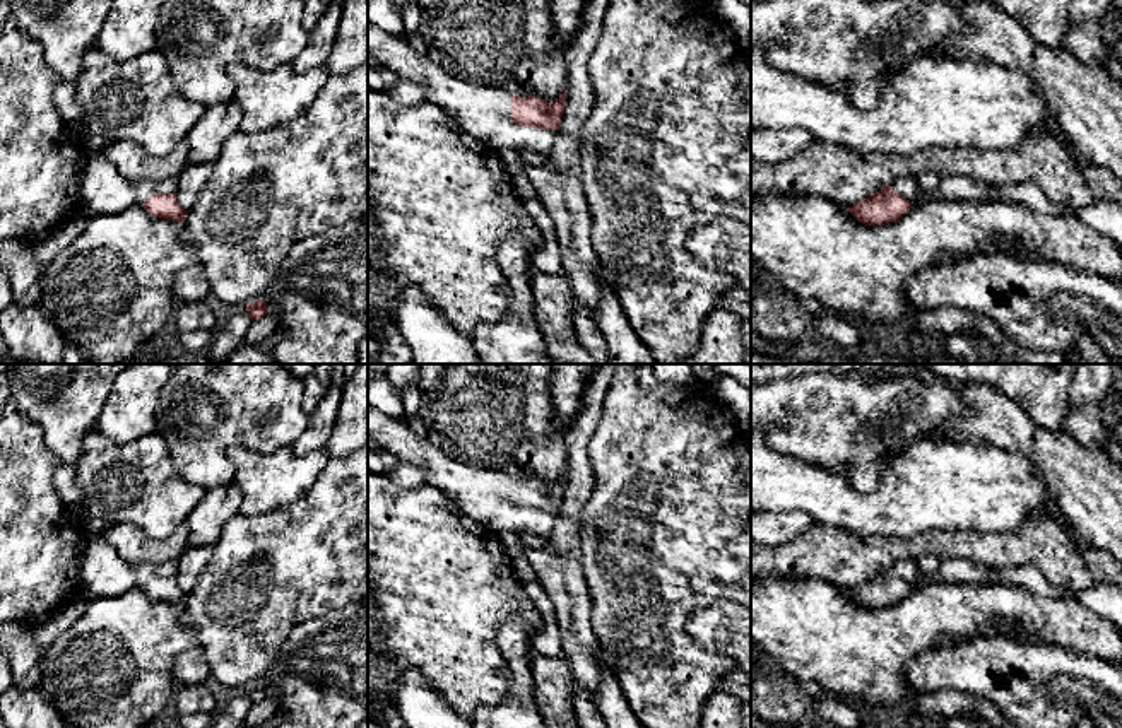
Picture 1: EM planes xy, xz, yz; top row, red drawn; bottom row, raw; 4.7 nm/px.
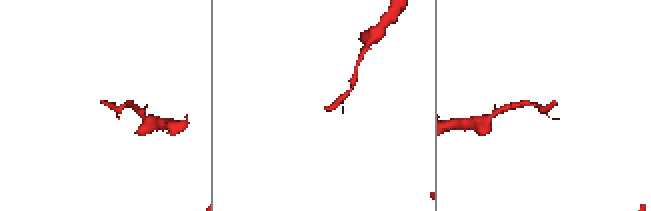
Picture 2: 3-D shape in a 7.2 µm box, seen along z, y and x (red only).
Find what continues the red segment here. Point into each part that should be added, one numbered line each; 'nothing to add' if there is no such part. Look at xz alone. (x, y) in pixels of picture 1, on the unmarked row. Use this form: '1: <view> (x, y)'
1: xz (484, 496)

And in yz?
1: yz (907, 569)

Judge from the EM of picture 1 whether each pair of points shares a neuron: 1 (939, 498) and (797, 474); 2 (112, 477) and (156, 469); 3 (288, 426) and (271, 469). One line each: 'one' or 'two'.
1: one
2: one
3: two

